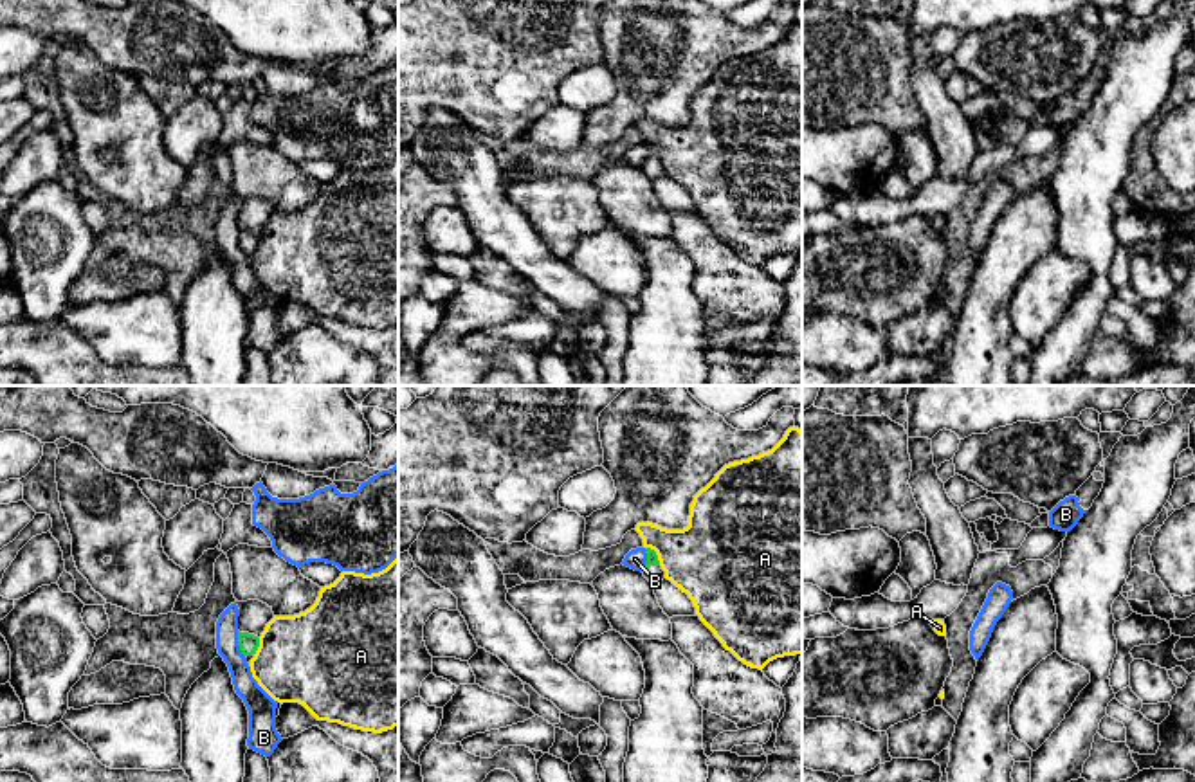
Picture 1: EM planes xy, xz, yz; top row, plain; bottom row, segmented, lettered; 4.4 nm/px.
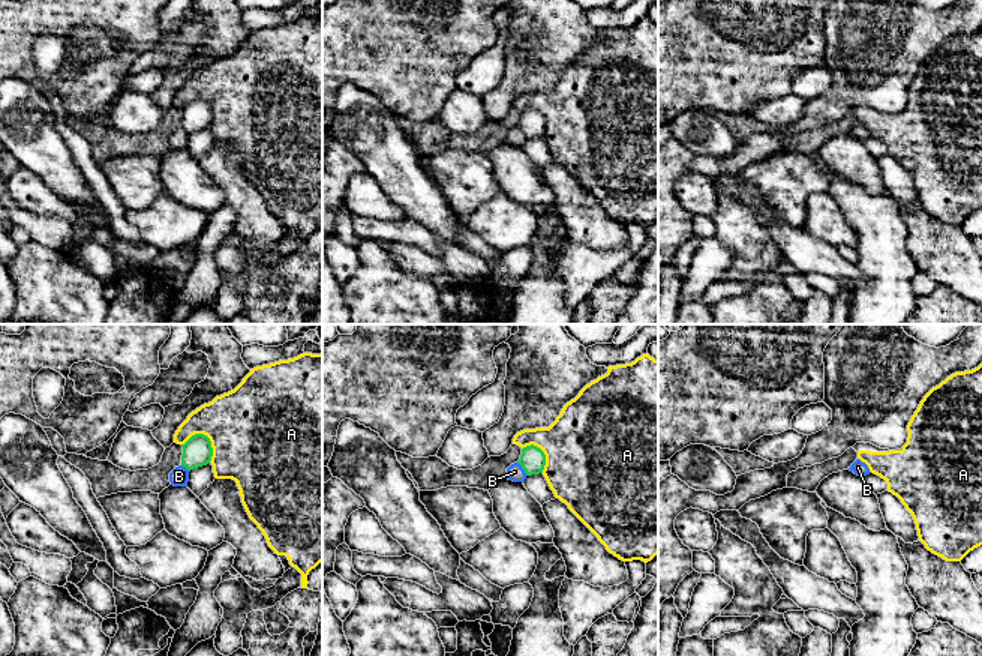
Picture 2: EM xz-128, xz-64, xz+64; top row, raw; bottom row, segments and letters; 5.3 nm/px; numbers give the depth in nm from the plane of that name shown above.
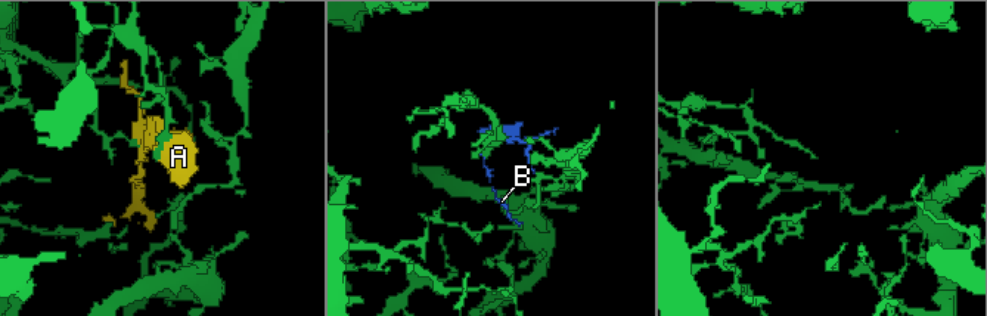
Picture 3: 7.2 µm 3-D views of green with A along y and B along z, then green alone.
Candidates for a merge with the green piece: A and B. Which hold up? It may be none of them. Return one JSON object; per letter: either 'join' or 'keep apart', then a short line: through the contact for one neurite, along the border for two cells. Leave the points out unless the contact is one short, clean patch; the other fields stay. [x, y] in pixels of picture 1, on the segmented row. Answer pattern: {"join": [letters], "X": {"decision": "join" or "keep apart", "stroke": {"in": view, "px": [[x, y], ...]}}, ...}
{"join": [], "A": {"decision": "keep apart"}, "B": {"decision": "keep apart", "stroke": {"in": "xy", "px": [[237, 631], [237, 642], [244, 656]]}}}

